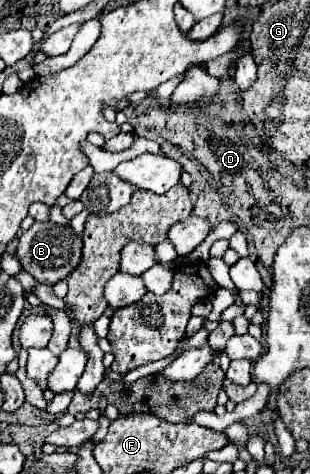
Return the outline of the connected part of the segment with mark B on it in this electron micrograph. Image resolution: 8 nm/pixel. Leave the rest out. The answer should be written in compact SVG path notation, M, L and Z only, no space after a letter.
M34 222L18 240L16 256L30 276L34 276L40 284L56 284L70 274L70 268L78 264L82 256L82 238L74 234L72 226L58 226L54 222Z

